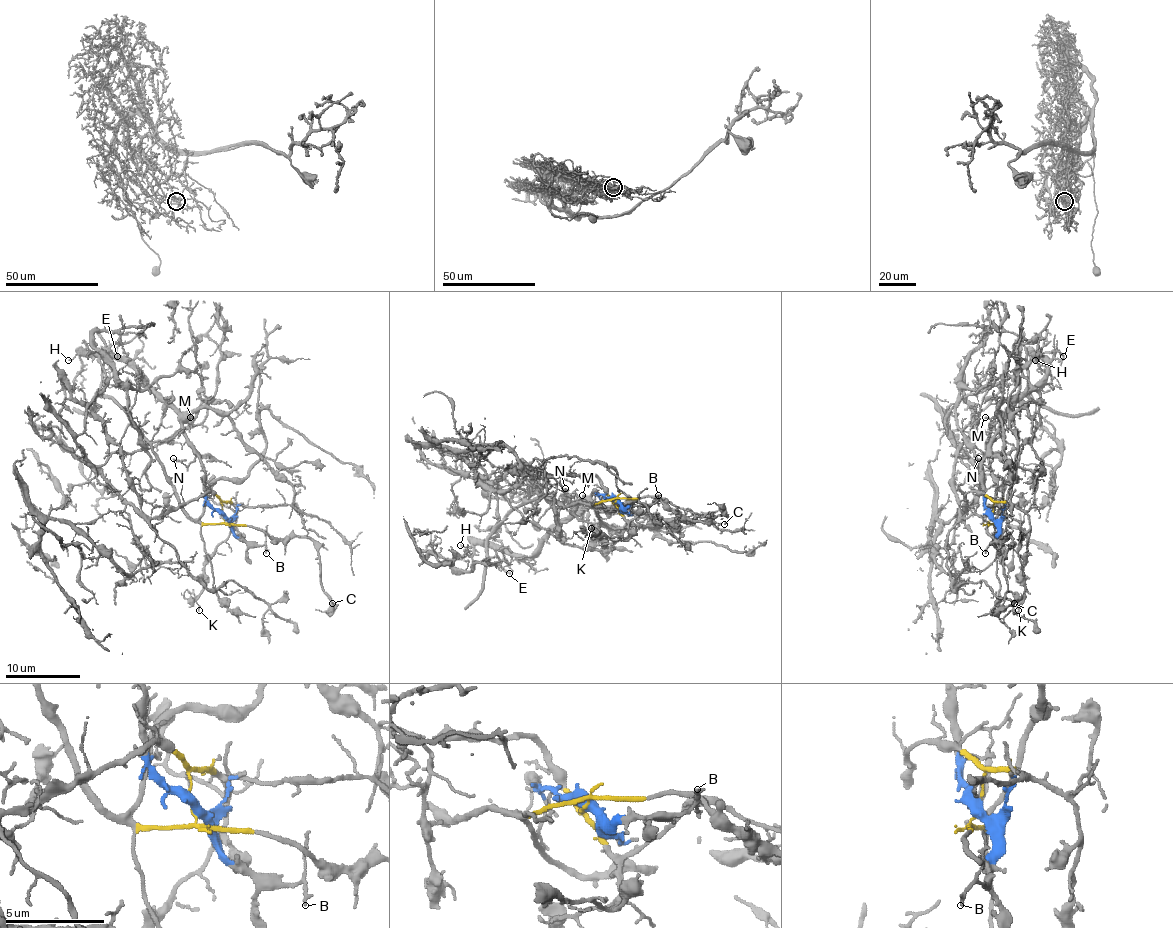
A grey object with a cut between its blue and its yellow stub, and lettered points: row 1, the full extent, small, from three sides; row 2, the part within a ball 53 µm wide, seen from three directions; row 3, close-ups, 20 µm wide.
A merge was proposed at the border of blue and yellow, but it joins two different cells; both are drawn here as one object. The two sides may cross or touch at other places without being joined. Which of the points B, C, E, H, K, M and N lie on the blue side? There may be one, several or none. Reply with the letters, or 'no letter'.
B, E, H, M, N

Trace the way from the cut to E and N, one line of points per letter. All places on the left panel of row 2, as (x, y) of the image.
E: (223, 516), (206, 499), (202, 462), (183, 430), (182, 417), (125, 362), (105, 353), (110, 351), (118, 357)
N: (223, 516), (206, 499), (202, 462), (197, 456), (187, 465), (172, 458)

